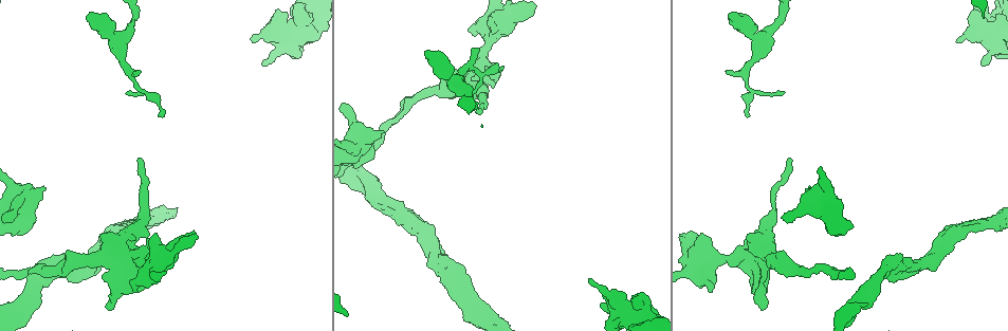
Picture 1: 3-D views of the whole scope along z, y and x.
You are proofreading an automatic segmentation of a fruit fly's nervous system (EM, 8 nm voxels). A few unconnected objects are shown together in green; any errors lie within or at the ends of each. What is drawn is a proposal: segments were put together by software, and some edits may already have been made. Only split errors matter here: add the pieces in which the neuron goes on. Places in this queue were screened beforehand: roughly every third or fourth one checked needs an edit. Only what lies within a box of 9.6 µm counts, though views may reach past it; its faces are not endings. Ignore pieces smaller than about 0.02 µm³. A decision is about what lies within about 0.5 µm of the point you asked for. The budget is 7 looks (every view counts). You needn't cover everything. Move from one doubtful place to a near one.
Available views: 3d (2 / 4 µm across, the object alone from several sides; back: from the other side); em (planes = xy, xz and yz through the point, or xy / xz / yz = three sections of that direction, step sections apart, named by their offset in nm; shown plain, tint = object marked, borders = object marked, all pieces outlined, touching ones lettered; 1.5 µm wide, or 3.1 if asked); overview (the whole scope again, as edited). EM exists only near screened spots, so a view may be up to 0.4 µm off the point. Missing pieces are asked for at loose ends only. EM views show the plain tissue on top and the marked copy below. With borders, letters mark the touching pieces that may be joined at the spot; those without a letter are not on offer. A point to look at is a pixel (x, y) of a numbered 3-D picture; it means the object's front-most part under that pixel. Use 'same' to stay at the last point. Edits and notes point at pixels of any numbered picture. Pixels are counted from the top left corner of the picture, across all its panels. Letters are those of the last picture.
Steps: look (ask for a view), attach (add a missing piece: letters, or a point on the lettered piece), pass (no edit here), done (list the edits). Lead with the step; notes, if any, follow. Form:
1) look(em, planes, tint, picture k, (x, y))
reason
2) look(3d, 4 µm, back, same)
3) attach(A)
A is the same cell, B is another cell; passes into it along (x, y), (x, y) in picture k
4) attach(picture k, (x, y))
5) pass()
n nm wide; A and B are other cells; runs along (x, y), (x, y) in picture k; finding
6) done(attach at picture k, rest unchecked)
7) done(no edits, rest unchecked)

look(em, xz, step 8, borders, picture 1, (89, 18))
stops while still wide

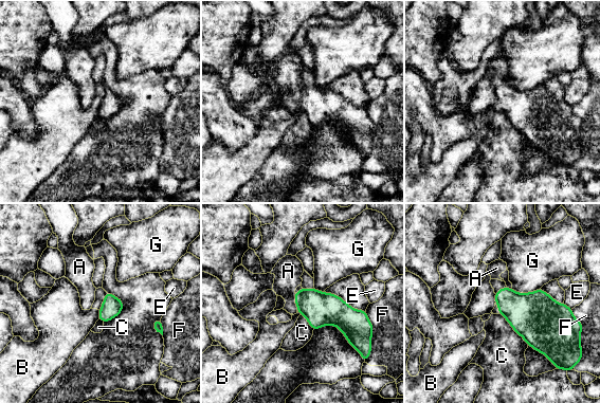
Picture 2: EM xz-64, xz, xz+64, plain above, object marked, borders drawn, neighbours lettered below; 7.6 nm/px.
look(em, planes, borders, same)

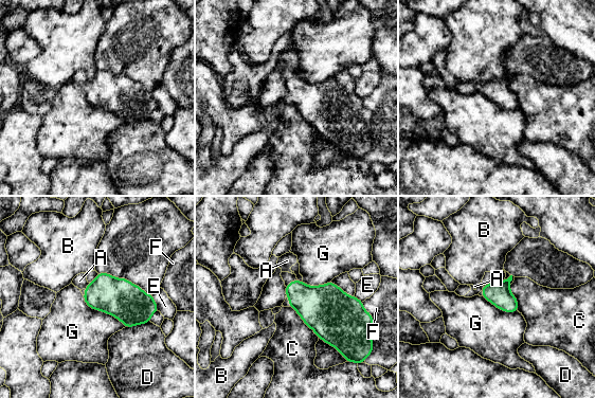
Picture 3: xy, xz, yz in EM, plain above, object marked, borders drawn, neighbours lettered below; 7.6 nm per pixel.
attach(A)
A is the same cell, B, C, D, E, F and G are other cells; passes into it along (116, 296), (87, 286), (79, 281) in picture 3; the neuron continues

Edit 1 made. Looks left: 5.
look(3d, 4 µm, picture 1, (763, 308))

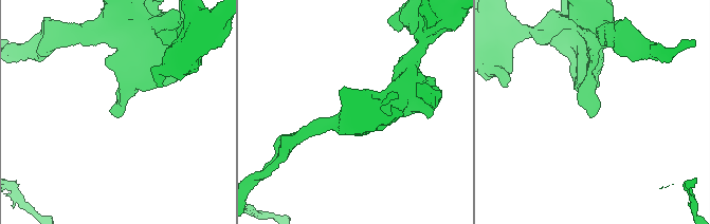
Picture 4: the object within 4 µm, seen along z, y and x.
look(em, planes, borders, picture 4, (594, 115))
need the tissue

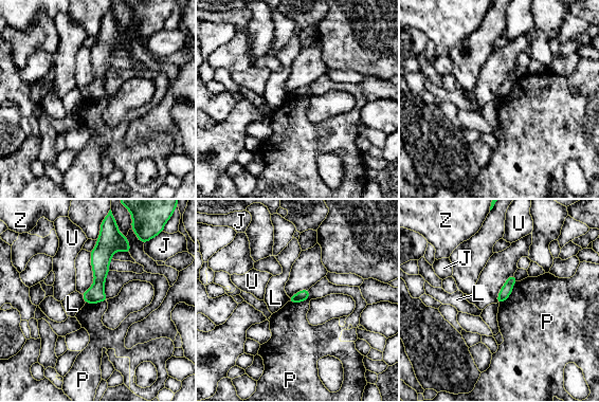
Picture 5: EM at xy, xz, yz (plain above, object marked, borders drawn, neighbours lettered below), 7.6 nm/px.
pass()
J, L, P, U and Z are other cells; border along (309, 289), (307, 298), (288, 302) in picture 5; none of them fits

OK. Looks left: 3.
look(em, xy, step 8, borders, picture 1, (957, 40))
branch stops here

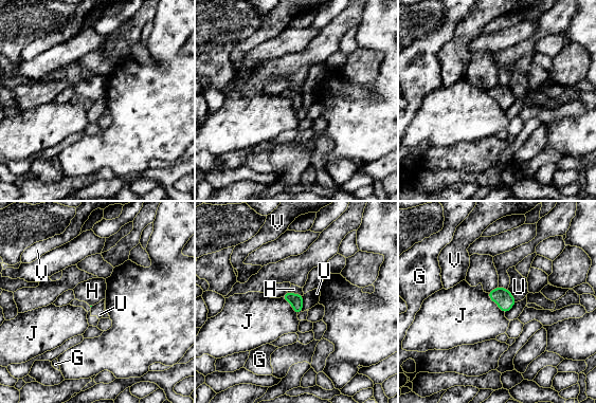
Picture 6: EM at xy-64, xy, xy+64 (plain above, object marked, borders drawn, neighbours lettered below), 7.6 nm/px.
pass()
J touches over 200 nm; G, H, J, U and V are other cells; no lettered piece goes on from it

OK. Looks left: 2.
done(attach at picture 3, rest unchecked)

